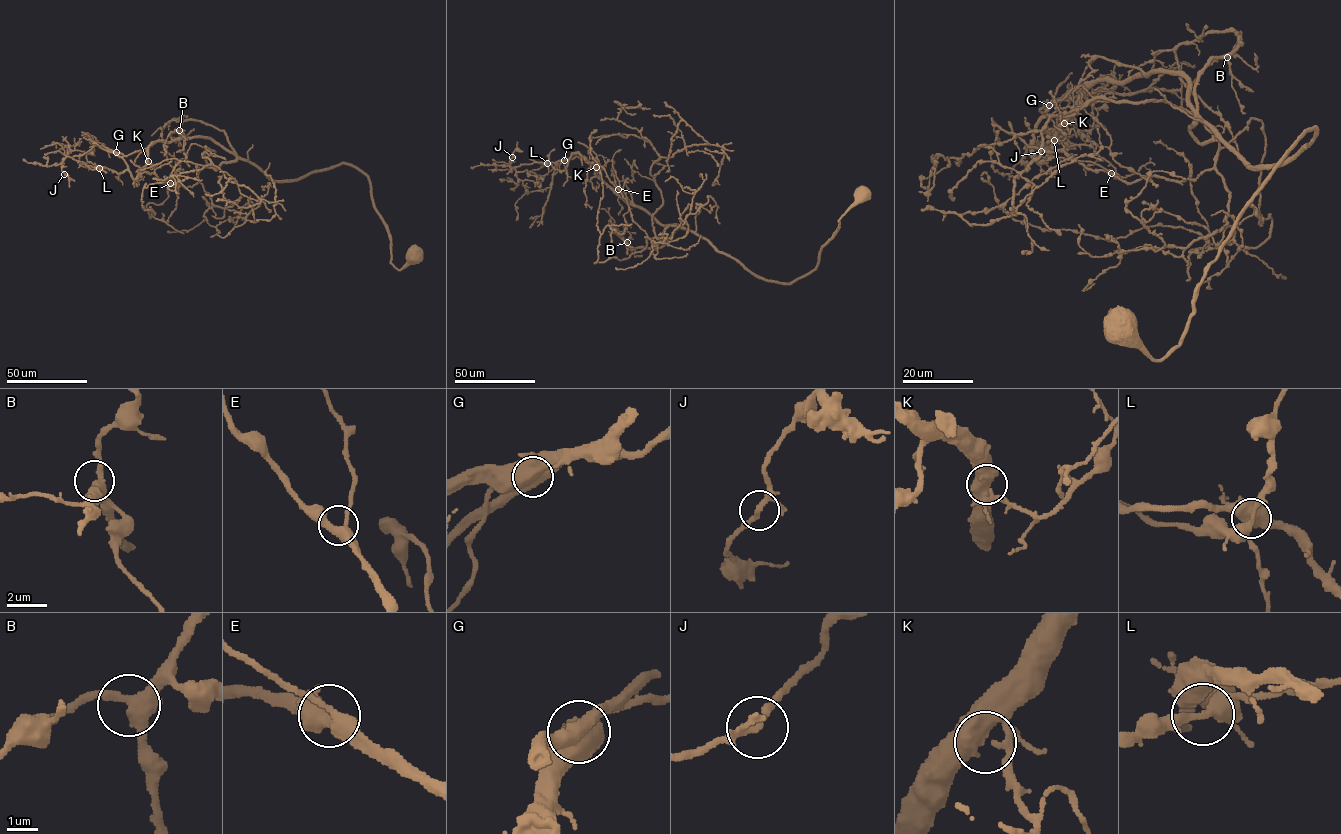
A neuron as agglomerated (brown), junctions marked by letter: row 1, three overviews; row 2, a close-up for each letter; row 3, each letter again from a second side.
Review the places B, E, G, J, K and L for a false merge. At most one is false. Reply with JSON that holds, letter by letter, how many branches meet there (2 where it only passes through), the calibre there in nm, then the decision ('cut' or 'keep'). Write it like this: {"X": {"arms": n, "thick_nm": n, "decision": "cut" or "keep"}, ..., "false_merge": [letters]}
{"B": {"arms": 3, "thick_nm": 400, "decision": "keep"}, "E": {"arms": 3, "thick_nm": 380, "decision": "keep"}, "G": {"arms": 3, "thick_nm": 600, "decision": "cut"}, "J": {"arms": 3, "thick_nm": 200, "decision": "keep"}, "K": {"arms": 3, "thick_nm": 440, "decision": "keep"}, "L": {"arms": 3, "thick_nm": 320, "decision": "keep"}, "false_merge": ["G"]}

